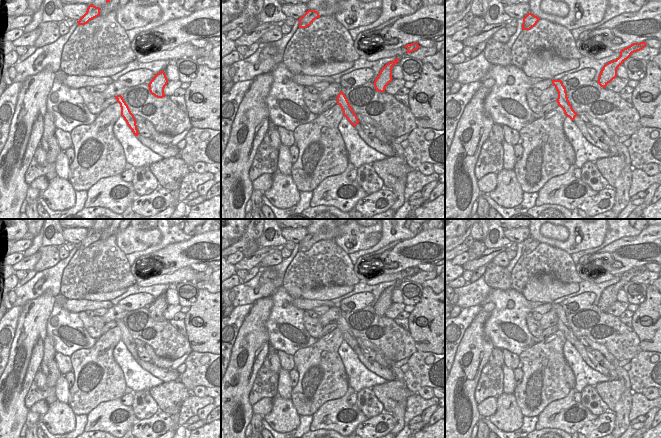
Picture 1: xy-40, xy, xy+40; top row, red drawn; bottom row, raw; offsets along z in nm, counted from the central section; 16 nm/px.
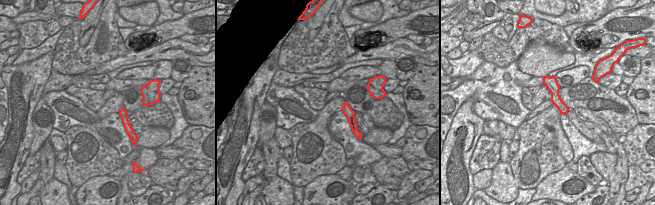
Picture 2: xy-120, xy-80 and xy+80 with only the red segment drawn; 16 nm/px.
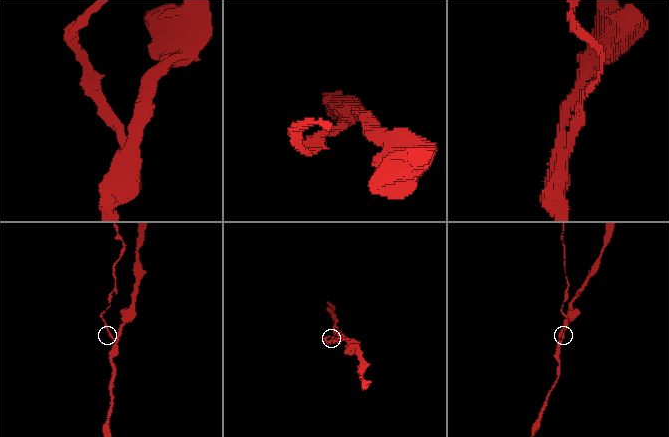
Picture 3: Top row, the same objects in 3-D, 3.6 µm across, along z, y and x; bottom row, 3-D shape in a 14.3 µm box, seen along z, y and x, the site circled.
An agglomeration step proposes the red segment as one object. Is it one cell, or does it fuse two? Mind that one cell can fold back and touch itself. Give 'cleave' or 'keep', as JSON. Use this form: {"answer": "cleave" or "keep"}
{"answer": "cleave"}

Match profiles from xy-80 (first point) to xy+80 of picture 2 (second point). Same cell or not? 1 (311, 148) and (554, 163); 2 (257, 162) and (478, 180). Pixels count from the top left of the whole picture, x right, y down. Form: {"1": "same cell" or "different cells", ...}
{"1": "same cell", "2": "different cells"}

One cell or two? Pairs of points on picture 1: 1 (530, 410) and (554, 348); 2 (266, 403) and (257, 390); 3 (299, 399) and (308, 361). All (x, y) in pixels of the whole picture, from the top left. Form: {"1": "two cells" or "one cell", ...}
{"1": "one cell", "2": "two cells", "3": "one cell"}

